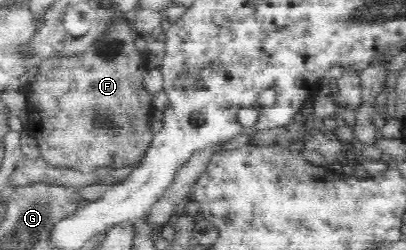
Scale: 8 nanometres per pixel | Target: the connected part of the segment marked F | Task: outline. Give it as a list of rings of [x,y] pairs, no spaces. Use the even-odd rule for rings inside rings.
[[[128,17],[117,19],[114,25],[107,30],[107,32],[89,48],[87,52],[83,54],[76,54],[70,57],[55,57],[46,60],[42,65],[39,65],[39,76],[31,81],[27,94],[27,102],[30,107],[30,119],[28,122],[28,128],[30,129],[31,136],[35,138],[38,143],[39,151],[41,152],[42,160],[51,165],[57,165],[57,167],[71,167],[79,170],[93,170],[93,168],[109,165],[113,163],[113,167],[121,168],[131,165],[136,160],[142,160],[146,155],[146,151],[149,149],[150,140],[152,138],[152,129],[149,124],[149,117],[153,110],[153,101],[151,93],[149,93],[145,87],[143,87],[143,71],[146,70],[145,61],[137,49],[134,47],[134,41],[138,38],[137,33],[132,32],[132,28],[129,23]]]

